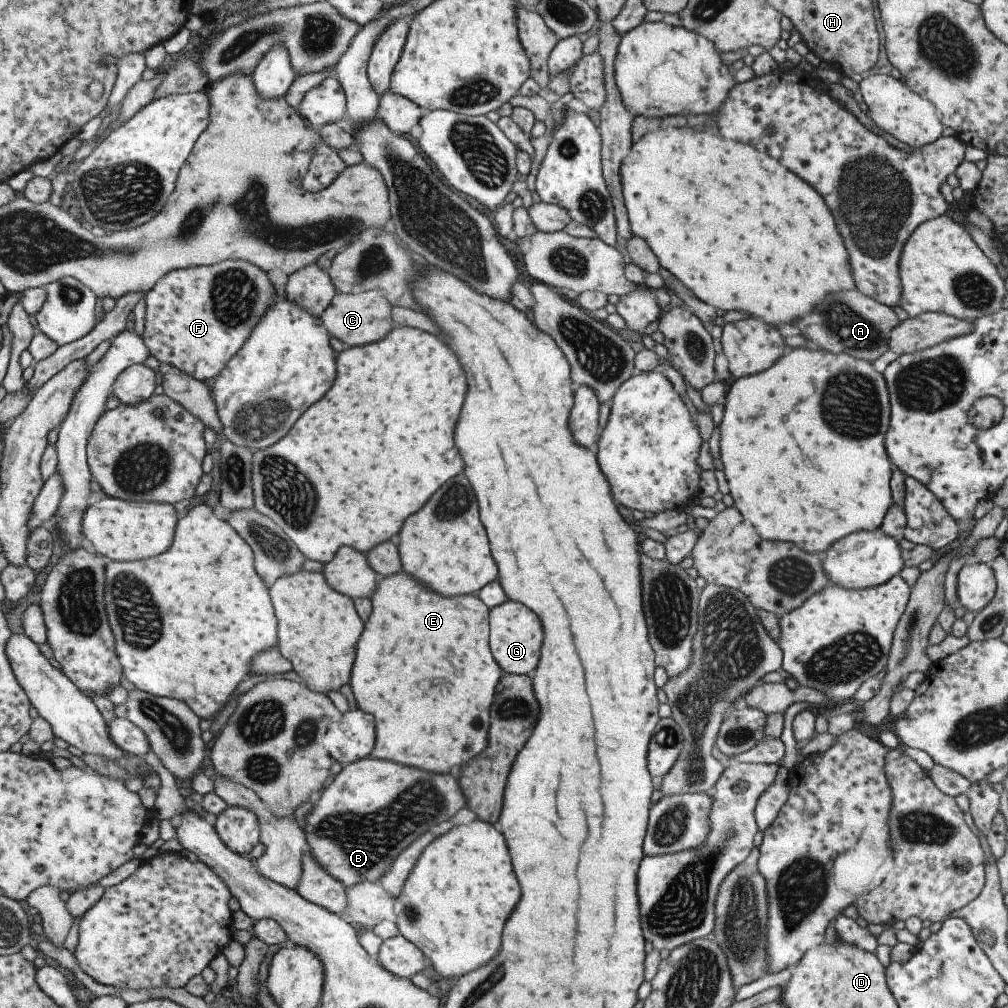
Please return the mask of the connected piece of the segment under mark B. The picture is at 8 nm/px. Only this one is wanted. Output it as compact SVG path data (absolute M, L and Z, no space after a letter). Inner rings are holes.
M365 757L342 767L333 781L314 796L313 808L303 818L306 850L344 887L365 880L377 882L393 862L393 856L403 852L433 824L447 820L461 808L466 808L465 798L451 774L425 774Z

